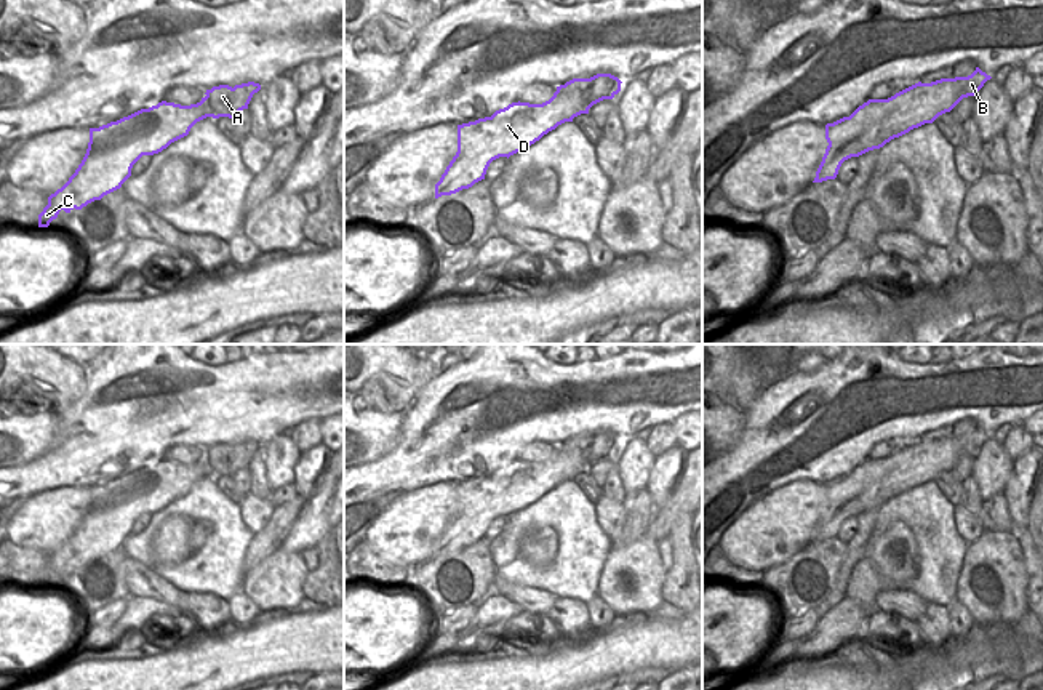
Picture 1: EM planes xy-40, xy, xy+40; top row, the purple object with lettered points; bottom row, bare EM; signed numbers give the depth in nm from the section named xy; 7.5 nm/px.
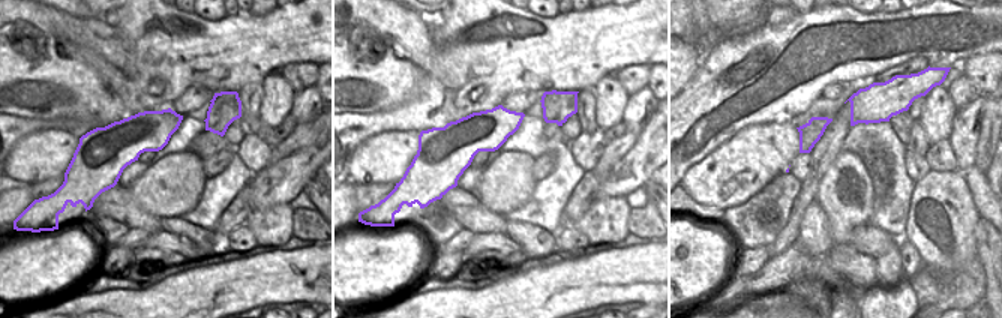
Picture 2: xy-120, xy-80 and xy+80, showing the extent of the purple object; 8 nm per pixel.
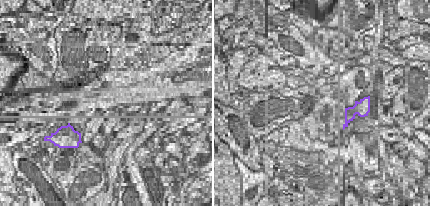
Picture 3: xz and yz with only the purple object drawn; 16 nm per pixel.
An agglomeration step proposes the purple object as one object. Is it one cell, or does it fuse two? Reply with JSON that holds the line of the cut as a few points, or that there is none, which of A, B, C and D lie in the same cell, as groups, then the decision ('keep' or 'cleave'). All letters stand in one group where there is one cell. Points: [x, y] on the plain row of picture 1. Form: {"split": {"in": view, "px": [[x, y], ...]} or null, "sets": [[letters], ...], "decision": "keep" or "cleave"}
{"split": {"in": "xy", "px": [[591, 436], [591, 447], [597, 457], [615, 452]]}, "sets": [["A"], ["B", "C", "D"]], "decision": "cleave"}

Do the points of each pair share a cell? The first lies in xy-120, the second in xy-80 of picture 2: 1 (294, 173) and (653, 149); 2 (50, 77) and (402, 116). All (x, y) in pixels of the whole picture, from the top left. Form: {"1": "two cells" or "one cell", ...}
{"1": "one cell", "2": "two cells"}

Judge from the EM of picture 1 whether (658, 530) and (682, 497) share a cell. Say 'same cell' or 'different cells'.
same cell

